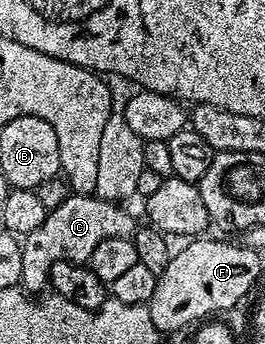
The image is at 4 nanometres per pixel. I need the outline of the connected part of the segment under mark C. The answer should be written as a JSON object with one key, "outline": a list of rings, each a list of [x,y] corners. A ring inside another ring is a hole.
{"outline":[[[72,193],[59,207],[48,210],[45,224],[33,228],[22,239],[21,245],[21,282],[28,291],[39,292],[42,286],[48,285],[53,264],[58,262],[90,263],[93,248],[101,240],[125,238],[134,235],[137,223],[123,211],[122,205],[107,202],[90,194]]]}

